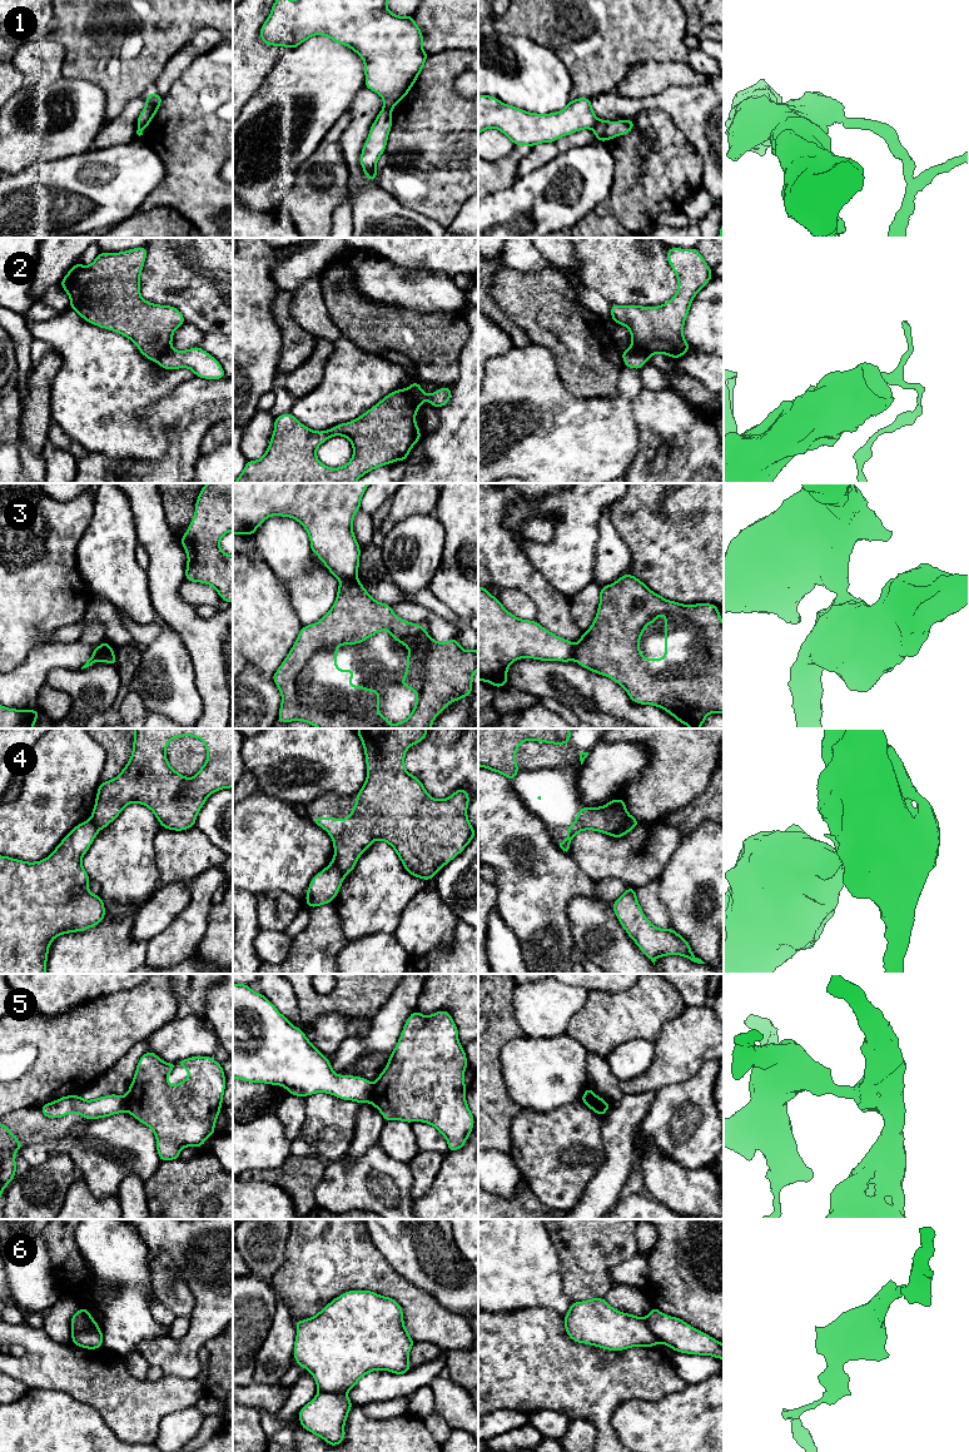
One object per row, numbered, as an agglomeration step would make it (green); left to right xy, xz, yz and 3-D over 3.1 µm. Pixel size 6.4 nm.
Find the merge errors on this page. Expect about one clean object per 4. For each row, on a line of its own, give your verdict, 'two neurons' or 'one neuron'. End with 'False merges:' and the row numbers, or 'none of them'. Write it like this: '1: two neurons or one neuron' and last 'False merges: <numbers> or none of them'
1: two neurons
2: two neurons
3: two neurons
4: two neurons
5: two neurons
6: two neurons
False merges: 1, 2, 3, 4, 5, 6

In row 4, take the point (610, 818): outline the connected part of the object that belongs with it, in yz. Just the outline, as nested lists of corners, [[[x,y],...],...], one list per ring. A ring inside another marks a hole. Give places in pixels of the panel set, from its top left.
[[[615,799],[601,807],[583,806],[575,822],[567,827],[567,840],[558,841],[557,846],[570,854],[570,844],[580,831],[593,830],[611,835],[623,825],[627,816],[628,812],[622,799]]]

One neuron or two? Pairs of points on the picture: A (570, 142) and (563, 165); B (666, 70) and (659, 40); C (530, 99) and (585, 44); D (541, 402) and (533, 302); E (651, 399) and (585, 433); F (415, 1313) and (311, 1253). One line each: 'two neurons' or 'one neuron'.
A: two neurons
B: two neurons
C: two neurons
D: two neurons
E: two neurons
F: one neuron

